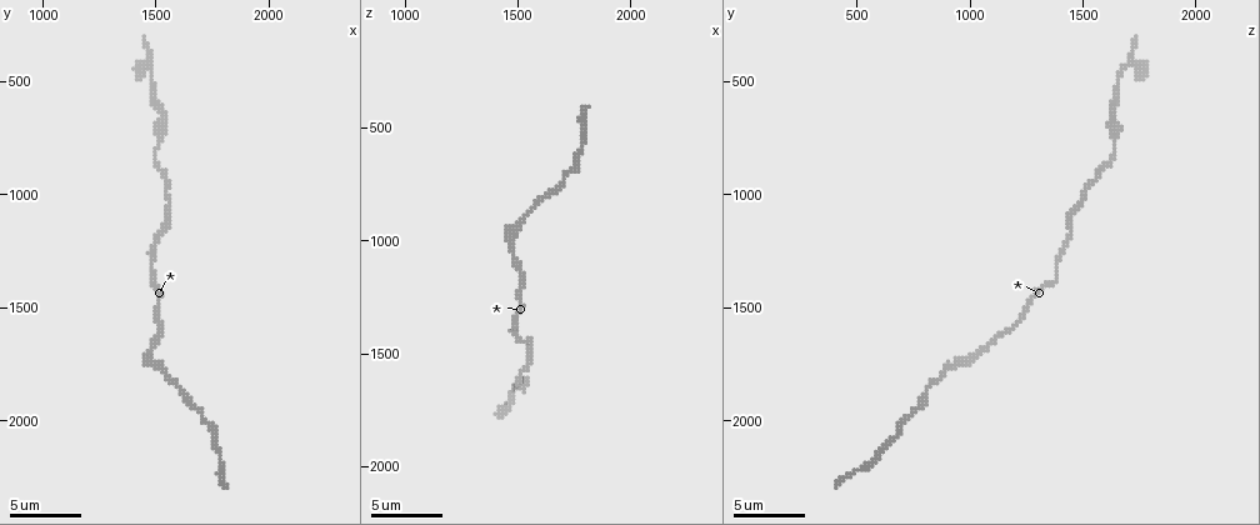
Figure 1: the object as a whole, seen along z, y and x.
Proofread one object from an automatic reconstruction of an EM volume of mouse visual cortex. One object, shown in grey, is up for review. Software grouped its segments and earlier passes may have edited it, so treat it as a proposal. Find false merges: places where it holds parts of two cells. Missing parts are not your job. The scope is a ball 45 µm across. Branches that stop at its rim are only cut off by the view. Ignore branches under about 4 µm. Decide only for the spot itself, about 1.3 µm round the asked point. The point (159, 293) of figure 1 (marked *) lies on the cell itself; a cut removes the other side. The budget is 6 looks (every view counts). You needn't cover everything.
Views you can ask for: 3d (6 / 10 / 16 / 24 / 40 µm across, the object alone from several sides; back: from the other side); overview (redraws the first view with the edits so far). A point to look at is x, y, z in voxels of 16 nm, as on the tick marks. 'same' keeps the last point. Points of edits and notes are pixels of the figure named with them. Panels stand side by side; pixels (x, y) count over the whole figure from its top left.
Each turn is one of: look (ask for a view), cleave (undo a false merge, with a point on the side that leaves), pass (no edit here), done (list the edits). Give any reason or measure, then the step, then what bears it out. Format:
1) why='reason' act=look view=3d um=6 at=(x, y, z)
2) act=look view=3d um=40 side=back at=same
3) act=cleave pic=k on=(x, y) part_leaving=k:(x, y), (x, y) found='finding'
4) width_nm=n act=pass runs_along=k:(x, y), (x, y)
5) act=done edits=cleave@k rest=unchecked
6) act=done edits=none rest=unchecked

why='thick turns thin' act=look view=3d um=10 at=(1520, 1770, 900)

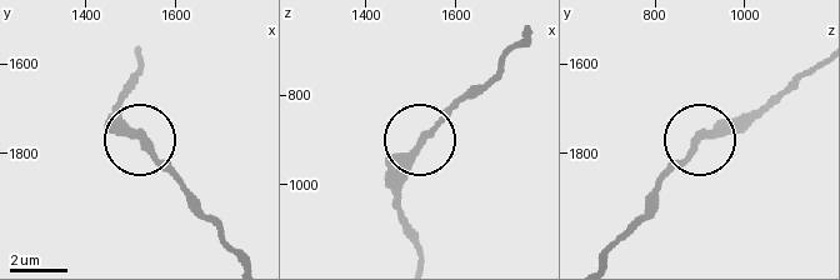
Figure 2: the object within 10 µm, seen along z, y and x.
width_nm=260 act=pass runs_along=2:(816, 66), (759, 109), (715, 126), (660, 181) found='all the same cell'

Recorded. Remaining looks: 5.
why='narrows sharply' act=look view=3d um=16 at=(1550, 980, 1500)

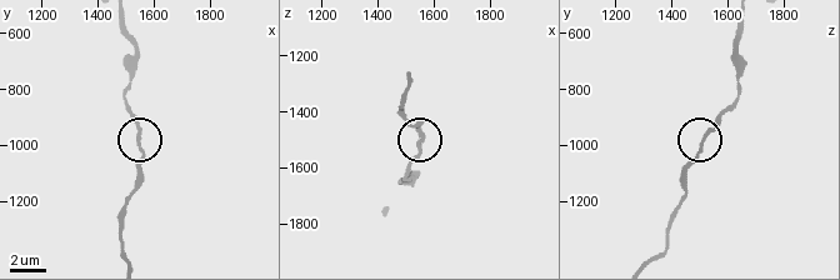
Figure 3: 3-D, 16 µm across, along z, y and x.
act=look view=3d um=16 side=back at=(1550, 990, 1510)

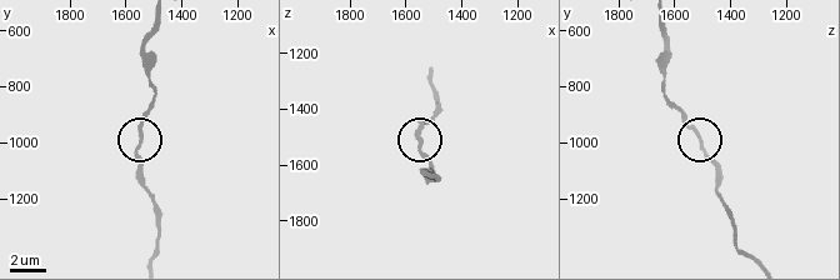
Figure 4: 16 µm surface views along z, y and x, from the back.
width_nm=170 act=pass runs_along=4:(748, 256), (736, 246), (715, 161), (669, 105) found='all the same cell'

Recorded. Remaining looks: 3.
why='thick turns thin' act=look view=3d um=10 at=(1520, 630, 1630)

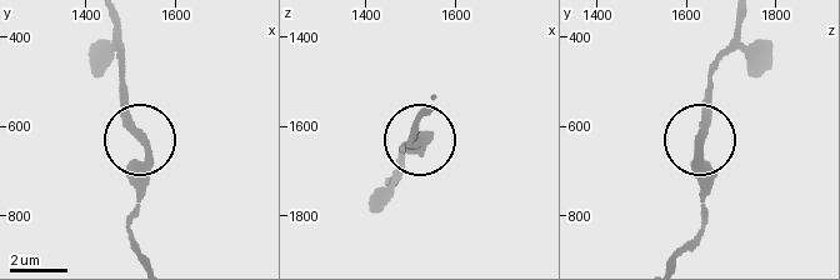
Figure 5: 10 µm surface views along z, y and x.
act=pass runs_along=5:(143, 256), (129, 228), (143, 135), (116, 59) found='continuous, no second cell'

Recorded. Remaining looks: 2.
act=done edits=none rest=unchecked

